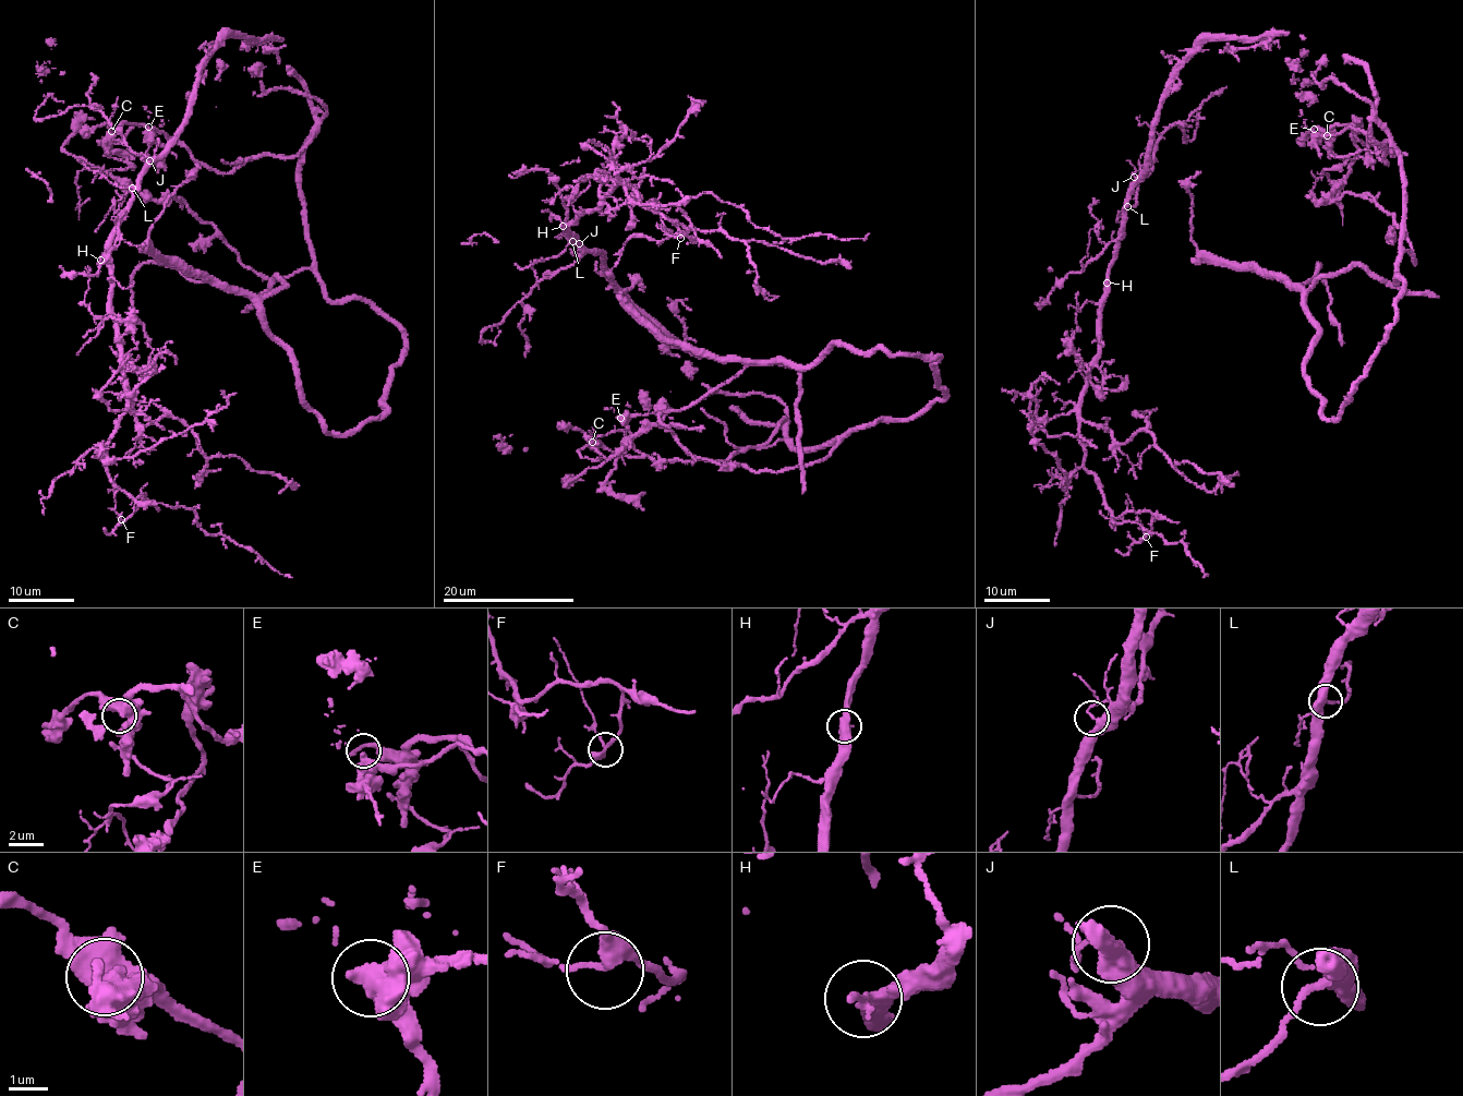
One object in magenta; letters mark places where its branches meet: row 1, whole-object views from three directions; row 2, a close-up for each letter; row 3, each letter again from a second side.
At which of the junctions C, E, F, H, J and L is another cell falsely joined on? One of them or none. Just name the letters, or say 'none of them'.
H

